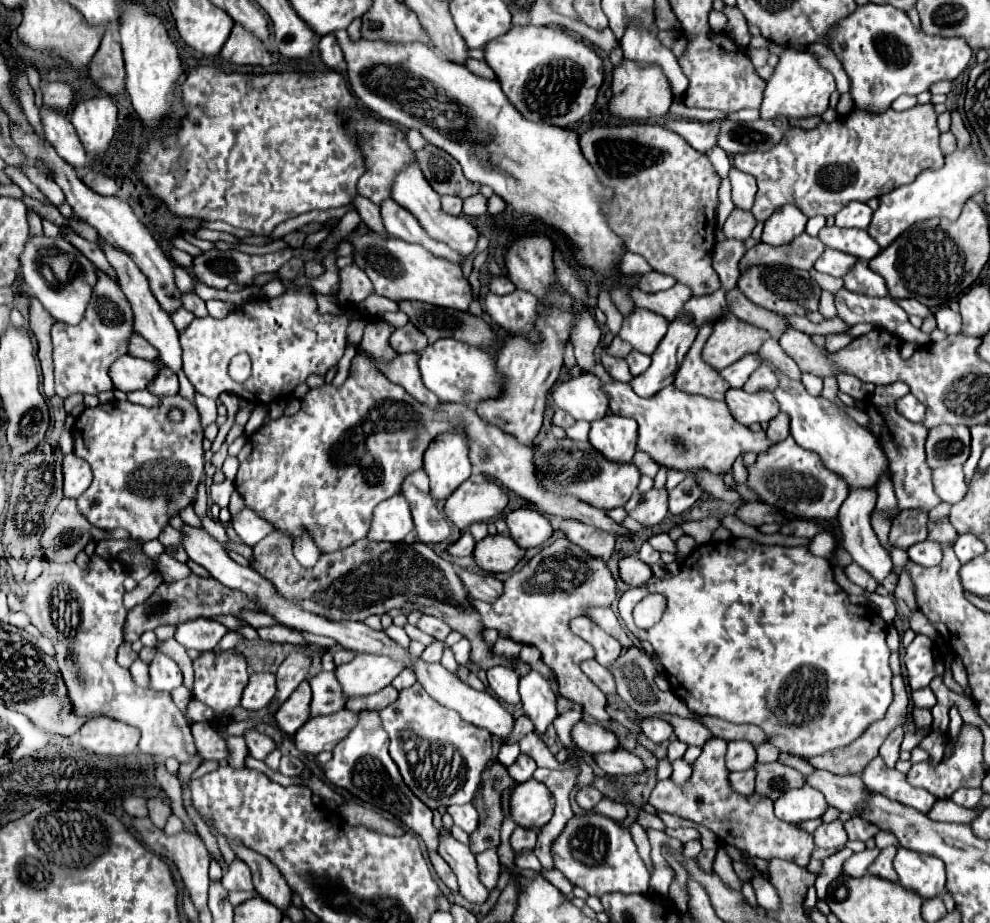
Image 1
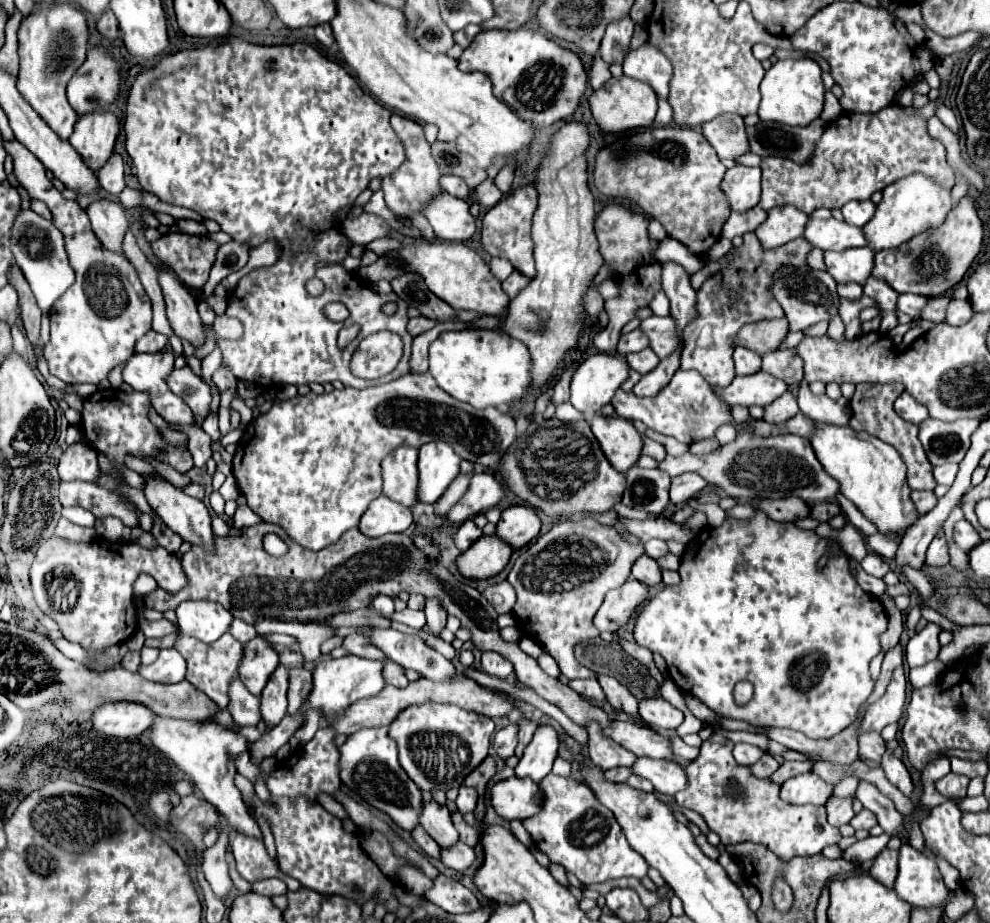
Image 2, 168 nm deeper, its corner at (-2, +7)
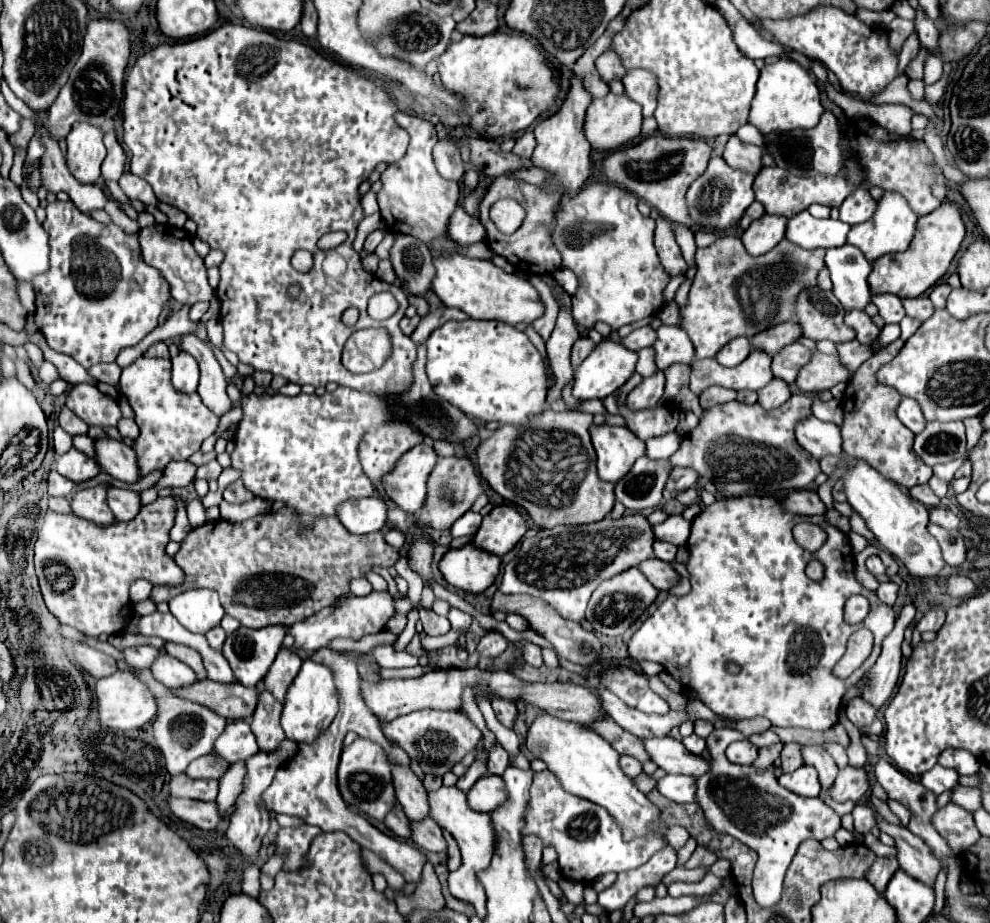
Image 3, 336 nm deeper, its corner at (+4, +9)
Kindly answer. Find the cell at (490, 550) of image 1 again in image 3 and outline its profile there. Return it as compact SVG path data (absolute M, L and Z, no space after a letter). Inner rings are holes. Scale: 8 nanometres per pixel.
M467 543L459 549L449 549L443 555L439 569L449 585L471 593L481 593L495 581L499 563L499 557L475 549L475 545Z

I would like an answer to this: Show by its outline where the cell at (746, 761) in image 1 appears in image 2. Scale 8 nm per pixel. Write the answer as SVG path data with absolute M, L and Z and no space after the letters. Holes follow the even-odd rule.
M737 743L735 749L733 749L733 757L735 757L735 761L741 763L741 765L745 765L745 767L757 763L757 761L761 759L761 755L763 755L763 751L761 751L759 747L755 747L755 745L747 745L747 743Z

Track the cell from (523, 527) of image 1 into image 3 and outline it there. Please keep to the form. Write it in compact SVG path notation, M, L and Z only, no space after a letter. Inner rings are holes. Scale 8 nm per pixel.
M497 505L483 517L479 531L473 537L473 545L487 553L503 557L509 553L527 531L527 521L511 505Z

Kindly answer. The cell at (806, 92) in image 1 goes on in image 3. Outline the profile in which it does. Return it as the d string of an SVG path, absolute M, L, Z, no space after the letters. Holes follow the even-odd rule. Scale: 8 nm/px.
M779 59L777 63L765 65L761 69L757 91L751 101L751 115L749 123L753 123L761 133L771 131L791 131L791 129L811 129L819 123L819 117L823 113L821 105L821 93L811 79L811 75L791 59Z

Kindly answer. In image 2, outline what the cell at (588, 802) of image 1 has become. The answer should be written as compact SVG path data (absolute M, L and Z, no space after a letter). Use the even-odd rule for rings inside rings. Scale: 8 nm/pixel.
M613 767L613 769L609 769L609 771L605 773L605 777L607 777L609 781L617 781L617 783L627 781L631 775L633 775L633 769L631 769L631 767Z

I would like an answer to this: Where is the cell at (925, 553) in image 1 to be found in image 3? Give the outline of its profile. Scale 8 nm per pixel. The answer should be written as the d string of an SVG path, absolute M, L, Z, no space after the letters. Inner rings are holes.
M931 523L929 533L939 541L941 549L943 549L943 559L947 565L957 567L965 561L965 539L959 531L953 533L953 531L947 531L947 529Z

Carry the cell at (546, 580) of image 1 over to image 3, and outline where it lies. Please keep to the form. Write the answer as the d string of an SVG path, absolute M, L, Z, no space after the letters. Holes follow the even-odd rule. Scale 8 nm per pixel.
M627 515L617 521L605 517L601 521L585 523L585 525L559 525L553 529L541 529L537 535L521 541L517 555L505 565L503 581L499 589L503 593L525 593L537 597L545 601L549 607L553 607L555 611L559 611L563 619L583 623L585 607L595 587L599 587L599 583L611 579L613 575L619 575L623 569L637 567L641 561L653 557L651 545L653 545L653 529L643 515Z

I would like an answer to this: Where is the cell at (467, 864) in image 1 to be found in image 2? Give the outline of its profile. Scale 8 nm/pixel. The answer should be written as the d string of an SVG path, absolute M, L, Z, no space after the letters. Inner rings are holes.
M423 801L421 803L421 815L419 815L419 825L441 845L451 845L459 841L457 831L451 823L449 809L445 805L439 805L437 801Z

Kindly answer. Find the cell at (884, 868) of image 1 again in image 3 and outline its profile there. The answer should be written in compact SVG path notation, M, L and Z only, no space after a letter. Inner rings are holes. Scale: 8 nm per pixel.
M877 857L875 863L869 867L865 879L879 891L883 893L889 879L893 877L893 873L899 869L899 863L895 857Z

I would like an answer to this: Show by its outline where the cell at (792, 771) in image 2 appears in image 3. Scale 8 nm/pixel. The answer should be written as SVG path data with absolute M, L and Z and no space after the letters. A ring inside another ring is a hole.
M789 743L783 747L783 751L781 751L781 771L783 773L791 773L803 765L803 757L801 757L799 747L801 745L797 745L797 743Z

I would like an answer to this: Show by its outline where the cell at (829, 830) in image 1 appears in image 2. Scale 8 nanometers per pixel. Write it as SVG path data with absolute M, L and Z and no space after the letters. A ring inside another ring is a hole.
M831 795L829 801L825 803L829 823L835 827L841 827L853 819L853 797L835 797Z

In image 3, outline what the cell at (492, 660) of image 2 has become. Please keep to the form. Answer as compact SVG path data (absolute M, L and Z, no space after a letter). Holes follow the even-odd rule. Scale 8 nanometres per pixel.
M489 631L485 637L481 637L481 641L477 645L477 651L483 657L497 659L505 651L505 647L507 647L507 639L497 631Z

